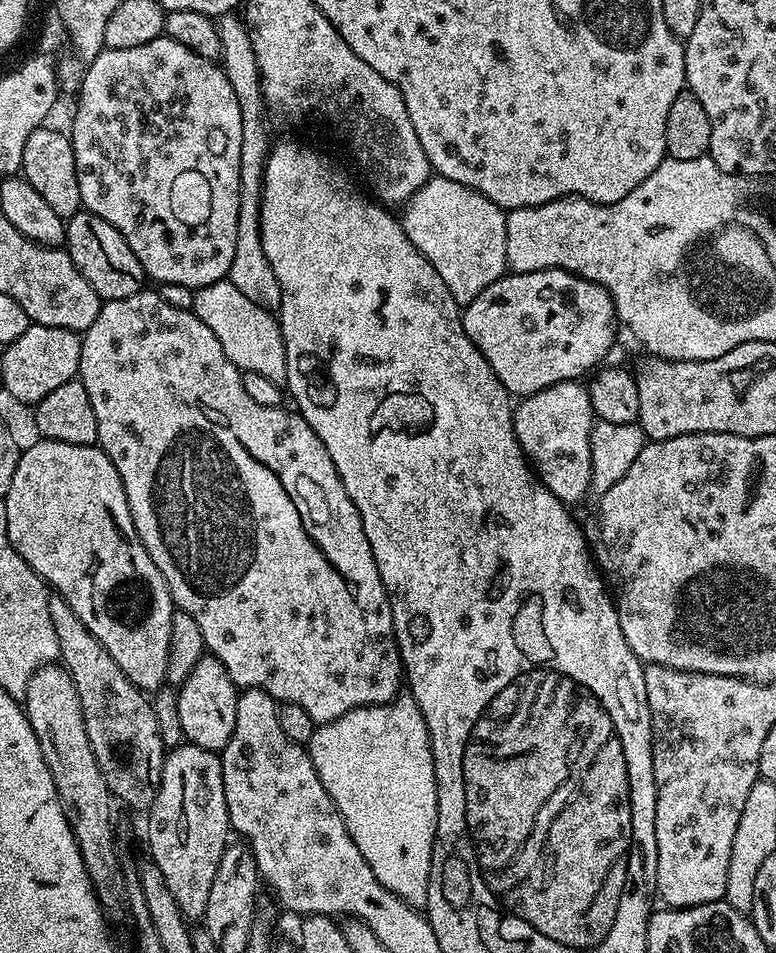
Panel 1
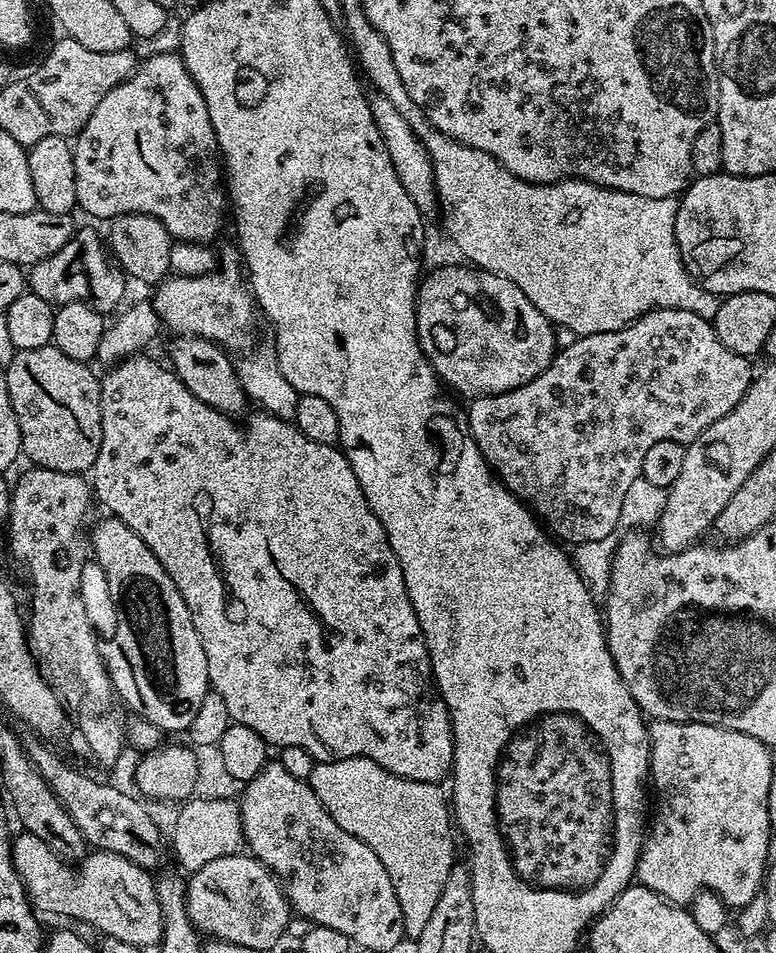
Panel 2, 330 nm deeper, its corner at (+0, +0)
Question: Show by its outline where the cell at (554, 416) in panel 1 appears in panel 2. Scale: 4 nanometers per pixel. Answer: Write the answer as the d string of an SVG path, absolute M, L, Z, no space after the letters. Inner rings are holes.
M655 308L652 312L638 317L632 324L628 324L624 328L613 332L582 336L571 342L573 344L568 344L565 348L563 345L557 351L552 365L546 370L542 370L542 374L538 374L538 378L534 378L509 392L475 397L469 403L472 405L466 408L466 415L468 430L472 433L482 458L486 458L486 462L492 467L493 472L503 480L518 499L524 501L525 505L531 508L533 513L547 525L553 537L559 538L561 541L569 540L569 545L575 546L582 542L598 542L602 538L613 535L620 522L624 495L626 495L629 486L633 484L634 478L638 478L643 473L646 450L650 450L650 446L658 446L658 442L674 442L681 446L687 446L691 440L698 438L698 434L702 434L702 430L706 430L706 426L714 426L714 422L718 422L718 418L730 414L730 410L734 410L734 406L738 406L738 402L744 397L748 387L752 385L754 368L752 372L751 366L748 365L751 364L749 357L734 354L734 350L726 350L726 346L722 346L722 342L718 342L718 334L705 317L681 308Z

